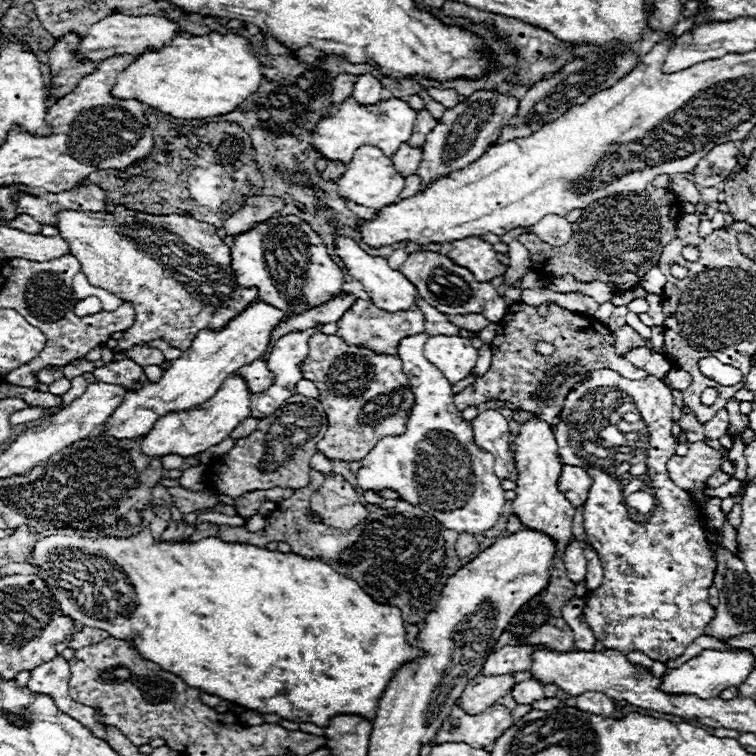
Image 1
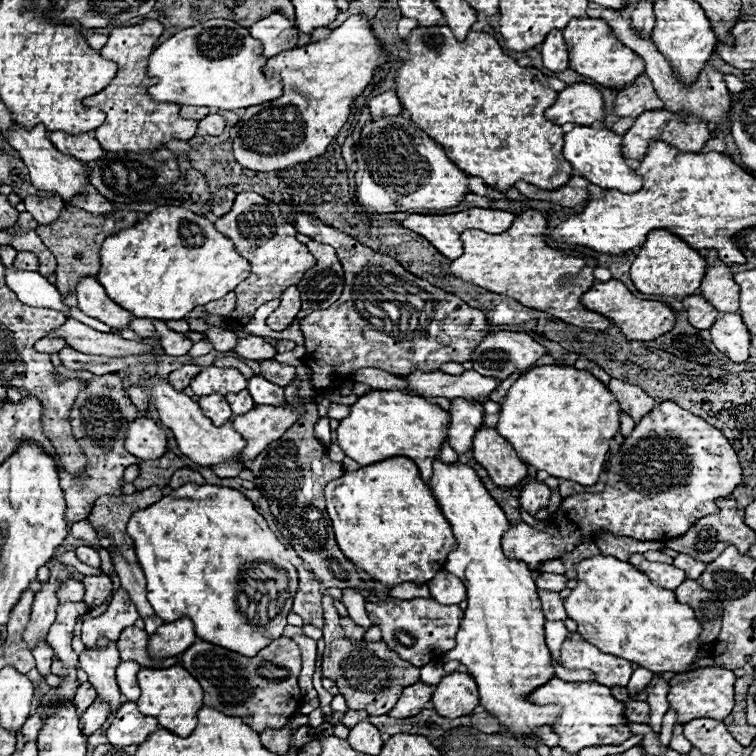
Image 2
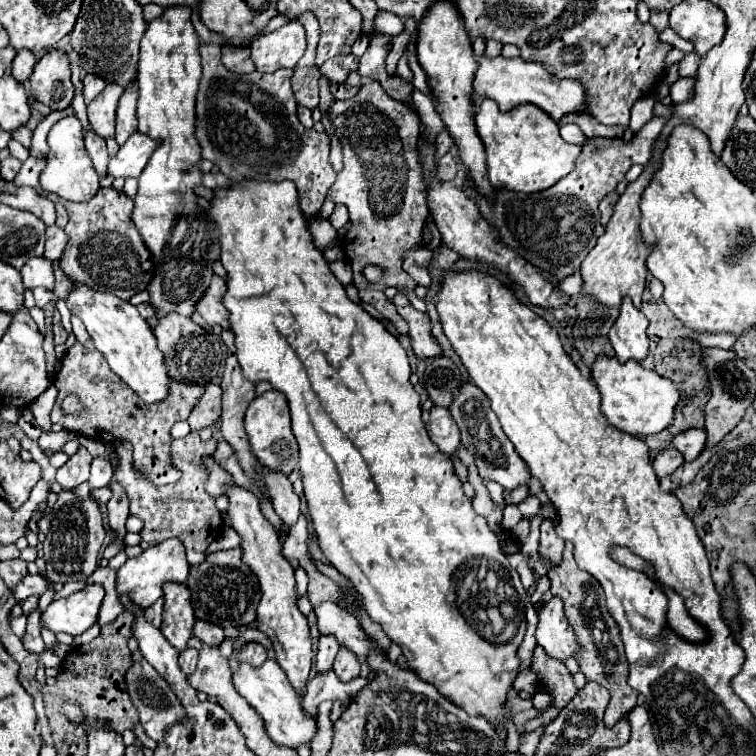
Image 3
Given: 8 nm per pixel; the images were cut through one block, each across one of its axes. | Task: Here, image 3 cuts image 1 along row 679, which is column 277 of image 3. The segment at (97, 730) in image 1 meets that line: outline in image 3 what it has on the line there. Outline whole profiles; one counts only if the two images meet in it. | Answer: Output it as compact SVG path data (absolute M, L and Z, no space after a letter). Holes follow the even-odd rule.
M298 20L262 36L250 44L250 57L260 73L272 73L278 68L294 68L306 50L306 32Z

